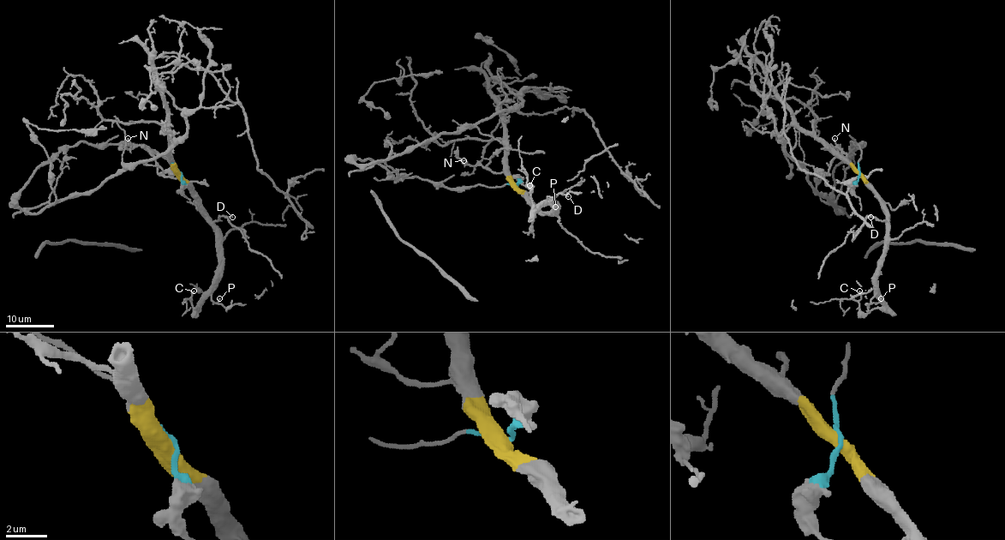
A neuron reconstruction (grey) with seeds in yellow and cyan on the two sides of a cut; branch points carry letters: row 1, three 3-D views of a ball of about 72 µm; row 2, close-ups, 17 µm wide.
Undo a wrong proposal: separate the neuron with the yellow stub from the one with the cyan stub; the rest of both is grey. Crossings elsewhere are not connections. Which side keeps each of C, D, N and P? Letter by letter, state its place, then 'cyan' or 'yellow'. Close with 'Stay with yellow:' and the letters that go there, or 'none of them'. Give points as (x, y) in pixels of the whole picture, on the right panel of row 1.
C: place (859, 290); yellow
D: place (870, 217); yellow
N: place (834, 138); yellow
P: place (881, 298); yellow
Stay with yellow: C, D, N, P

